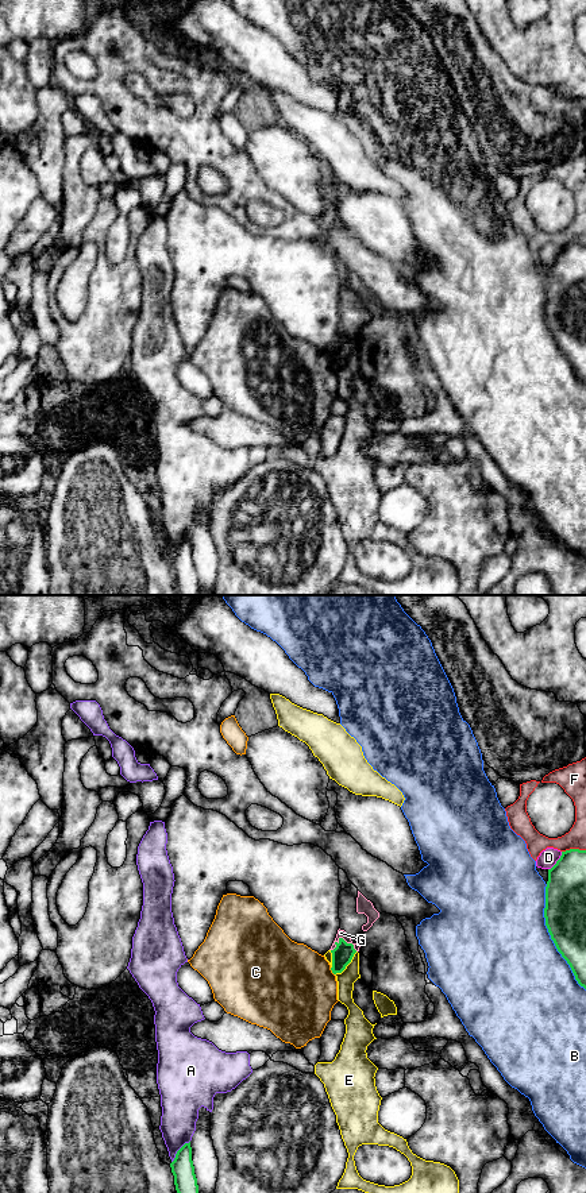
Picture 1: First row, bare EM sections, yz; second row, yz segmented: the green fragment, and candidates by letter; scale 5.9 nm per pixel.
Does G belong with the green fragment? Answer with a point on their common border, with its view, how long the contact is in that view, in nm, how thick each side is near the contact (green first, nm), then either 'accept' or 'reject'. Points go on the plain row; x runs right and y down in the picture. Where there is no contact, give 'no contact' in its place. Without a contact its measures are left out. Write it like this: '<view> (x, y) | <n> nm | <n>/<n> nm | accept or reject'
yz (342, 334) | 160 nm | 120/50 nm | reject

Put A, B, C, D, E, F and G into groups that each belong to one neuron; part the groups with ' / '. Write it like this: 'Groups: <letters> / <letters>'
Groups: A / B / C / D / E G / F

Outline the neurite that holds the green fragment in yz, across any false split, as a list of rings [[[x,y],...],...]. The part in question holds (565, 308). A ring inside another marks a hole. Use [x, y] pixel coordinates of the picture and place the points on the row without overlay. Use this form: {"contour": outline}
{"contour": [[[570,244],[562,247],[556,259],[548,265],[544,313],[558,347],[570,360],[578,379],[586,385],[586,246]]]}

